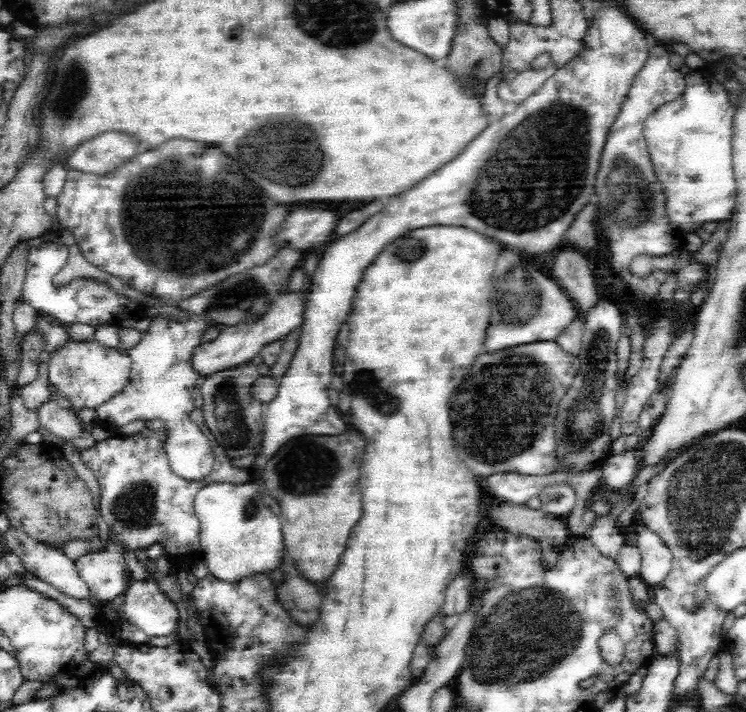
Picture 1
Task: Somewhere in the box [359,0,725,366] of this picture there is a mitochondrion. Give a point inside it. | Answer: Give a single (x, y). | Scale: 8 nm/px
(554, 138)

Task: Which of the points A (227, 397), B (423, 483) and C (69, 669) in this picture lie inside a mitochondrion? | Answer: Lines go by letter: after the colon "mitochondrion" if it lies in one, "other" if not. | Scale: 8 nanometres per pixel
A: mitochondrion
B: other
C: other

